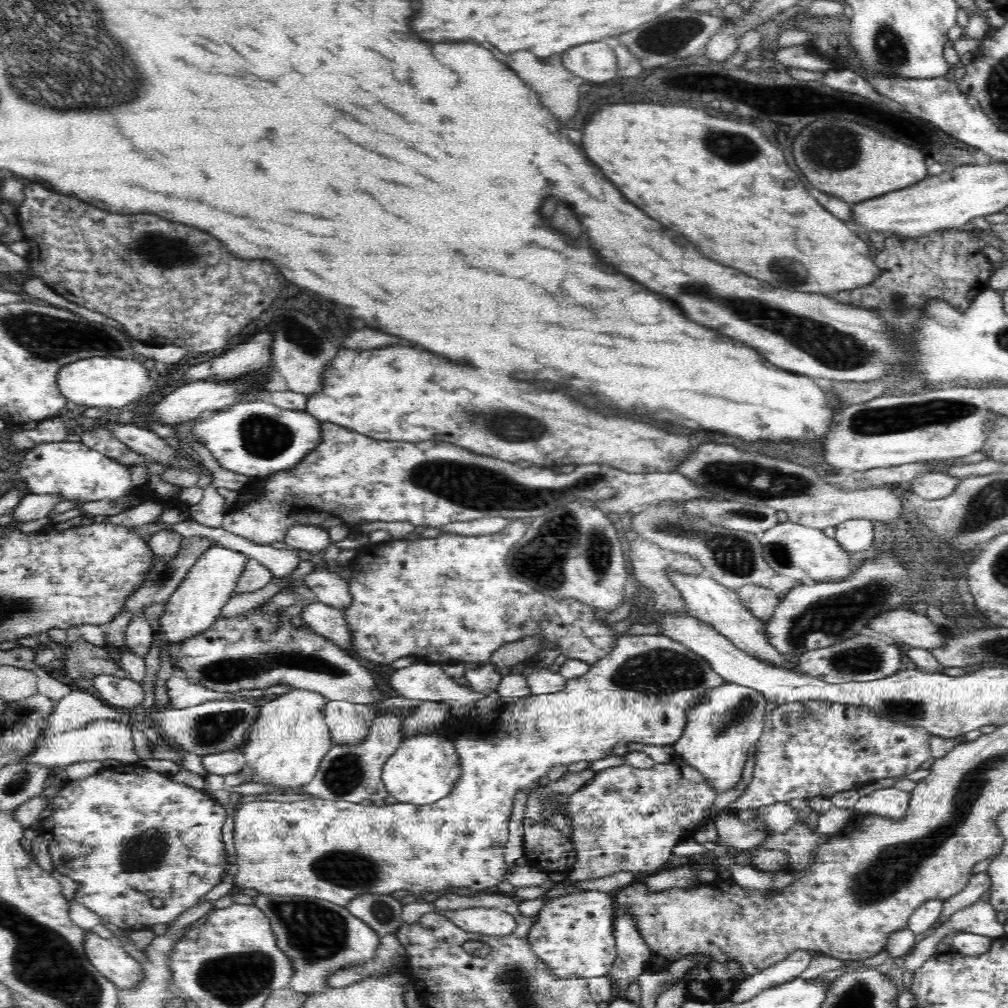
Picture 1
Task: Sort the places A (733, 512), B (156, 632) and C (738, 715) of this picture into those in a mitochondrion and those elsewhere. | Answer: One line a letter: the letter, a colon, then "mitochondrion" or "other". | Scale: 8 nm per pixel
A: mitochondrion
B: other
C: mitochondrion

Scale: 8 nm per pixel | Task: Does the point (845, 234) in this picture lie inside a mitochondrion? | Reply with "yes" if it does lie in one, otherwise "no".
no

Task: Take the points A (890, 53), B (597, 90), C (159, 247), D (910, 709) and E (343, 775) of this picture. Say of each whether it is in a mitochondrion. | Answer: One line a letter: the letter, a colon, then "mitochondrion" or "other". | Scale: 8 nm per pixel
A: mitochondrion
B: other
C: mitochondrion
D: mitochondrion
E: mitochondrion

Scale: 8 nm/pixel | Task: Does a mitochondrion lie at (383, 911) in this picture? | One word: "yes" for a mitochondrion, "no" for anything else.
yes

